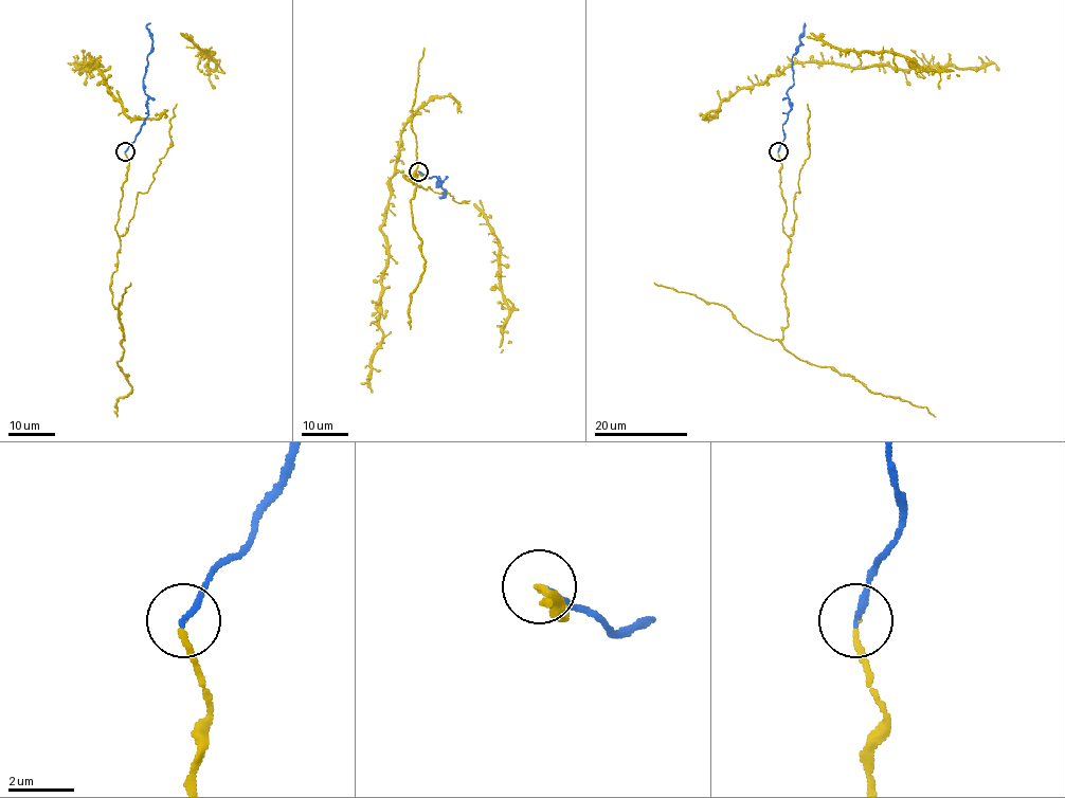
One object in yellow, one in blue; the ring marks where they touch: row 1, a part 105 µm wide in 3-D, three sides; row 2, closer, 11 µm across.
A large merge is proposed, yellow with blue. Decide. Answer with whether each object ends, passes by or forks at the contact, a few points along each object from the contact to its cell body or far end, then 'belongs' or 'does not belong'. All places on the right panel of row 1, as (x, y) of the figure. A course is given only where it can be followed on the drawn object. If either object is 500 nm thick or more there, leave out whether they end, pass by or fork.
yellow ends; blue ends; course yellow (779, 151), (782, 223), (791, 239), (782, 345), (935, 417); course blue (777, 151), (784, 138), (782, 125), (791, 102), (787, 91), (794, 83), (792, 56), (799, 43), (805, 23); belongs

